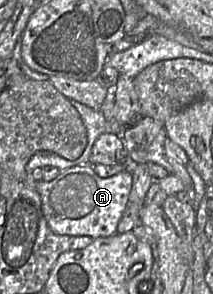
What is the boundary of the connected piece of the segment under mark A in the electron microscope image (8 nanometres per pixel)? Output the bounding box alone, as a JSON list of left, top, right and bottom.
[24,151,133,239]

